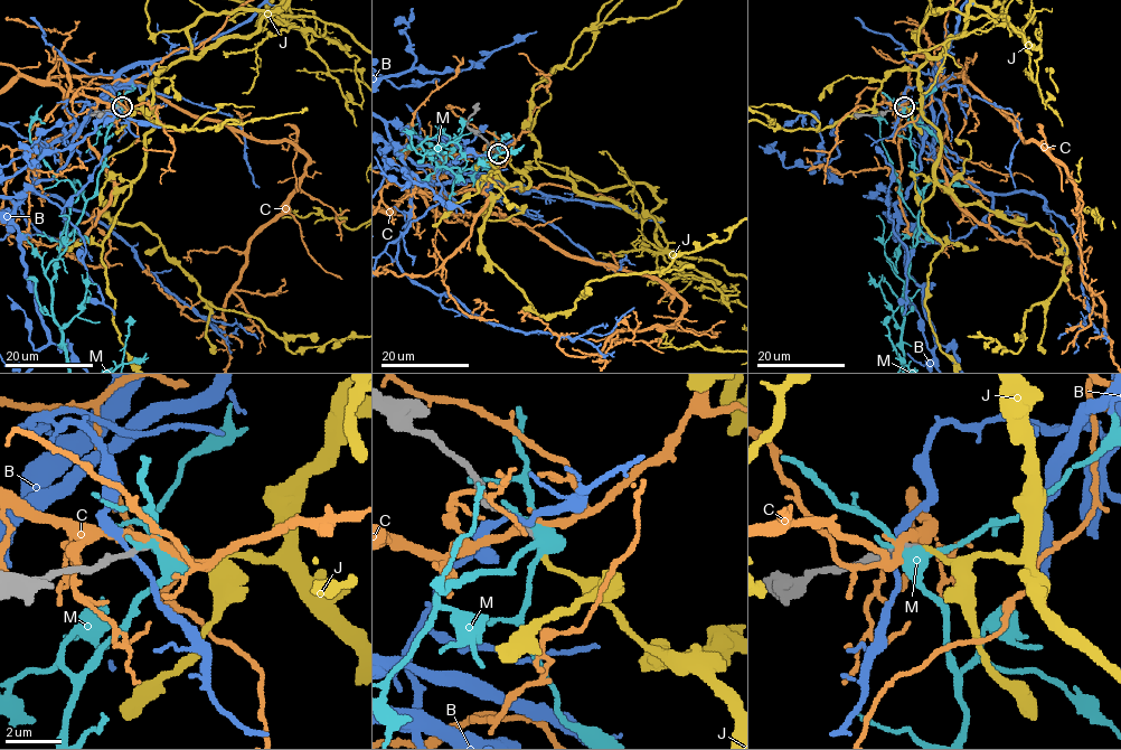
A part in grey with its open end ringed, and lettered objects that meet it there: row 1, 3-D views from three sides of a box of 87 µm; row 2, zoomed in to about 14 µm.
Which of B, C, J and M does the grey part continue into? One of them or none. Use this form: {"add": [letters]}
{"add": ["J"]}

